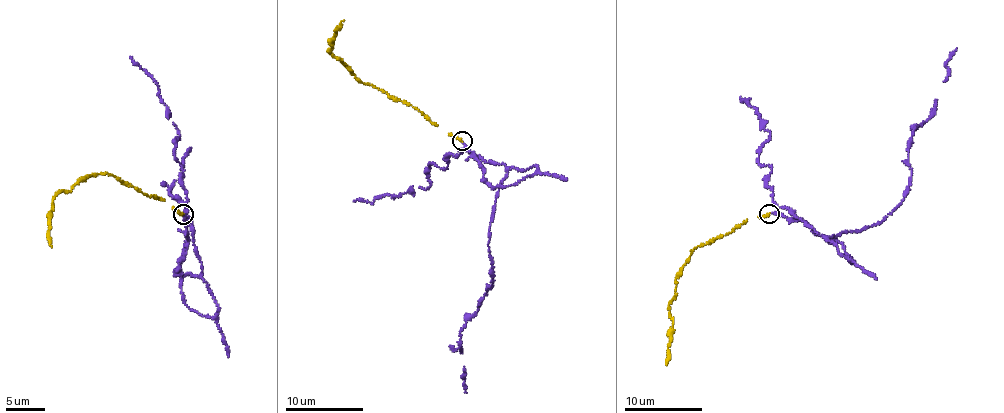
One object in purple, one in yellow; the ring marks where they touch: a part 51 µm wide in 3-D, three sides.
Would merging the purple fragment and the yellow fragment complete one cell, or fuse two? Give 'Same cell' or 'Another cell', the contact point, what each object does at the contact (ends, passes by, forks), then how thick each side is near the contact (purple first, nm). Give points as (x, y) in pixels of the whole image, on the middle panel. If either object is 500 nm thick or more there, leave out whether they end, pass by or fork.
Same cell. Place: (462, 141). At the ring purple passes by. At the ring yellow ends. Thickness 100 nm (purple) against 240 nm

